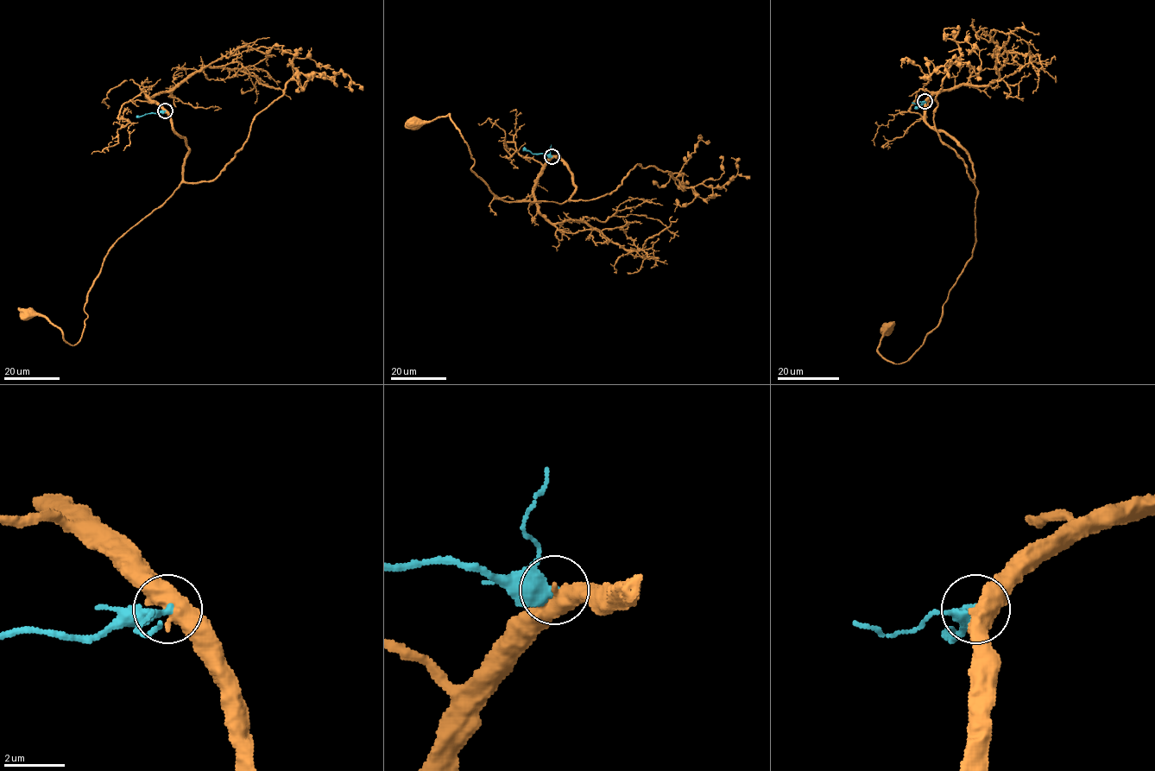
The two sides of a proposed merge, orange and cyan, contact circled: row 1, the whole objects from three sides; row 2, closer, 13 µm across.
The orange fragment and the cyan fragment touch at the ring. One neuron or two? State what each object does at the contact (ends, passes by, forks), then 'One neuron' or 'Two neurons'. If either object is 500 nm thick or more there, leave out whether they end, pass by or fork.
Two neurons

